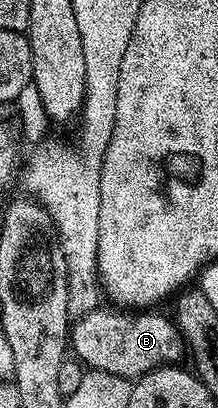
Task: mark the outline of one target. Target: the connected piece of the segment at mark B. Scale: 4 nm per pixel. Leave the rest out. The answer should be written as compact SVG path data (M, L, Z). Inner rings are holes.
M100 307L89 311L84 317L78 318L69 329L69 349L88 370L109 372L126 379L138 379L153 369L162 365L173 365L182 362L182 357L188 356L189 350L183 339L183 332L175 325L170 316L162 317L159 311L124 311L119 307Z

